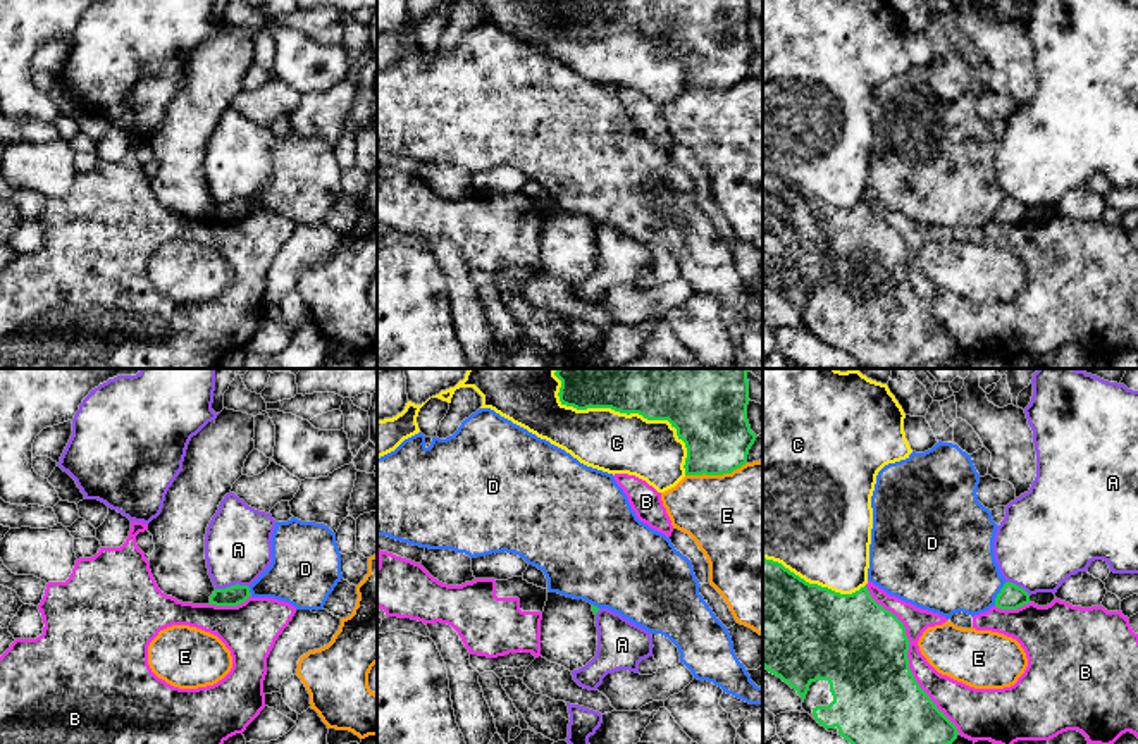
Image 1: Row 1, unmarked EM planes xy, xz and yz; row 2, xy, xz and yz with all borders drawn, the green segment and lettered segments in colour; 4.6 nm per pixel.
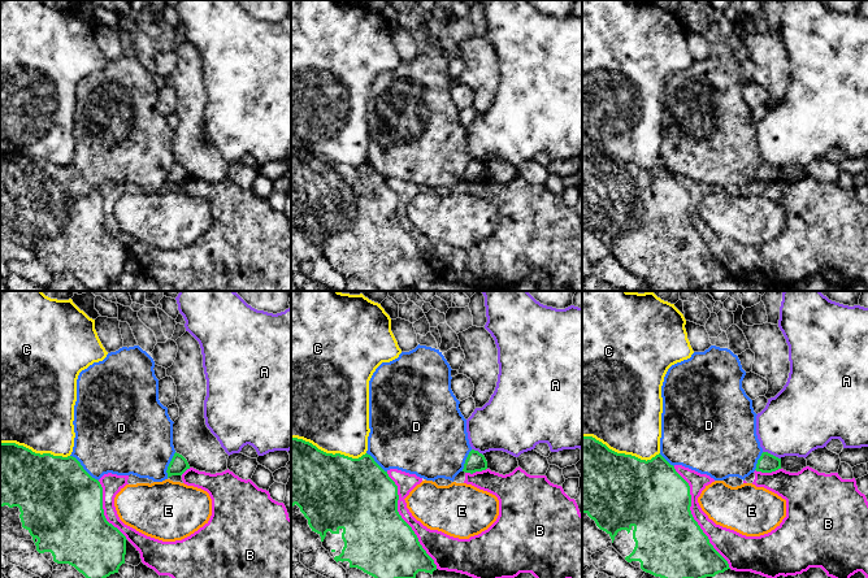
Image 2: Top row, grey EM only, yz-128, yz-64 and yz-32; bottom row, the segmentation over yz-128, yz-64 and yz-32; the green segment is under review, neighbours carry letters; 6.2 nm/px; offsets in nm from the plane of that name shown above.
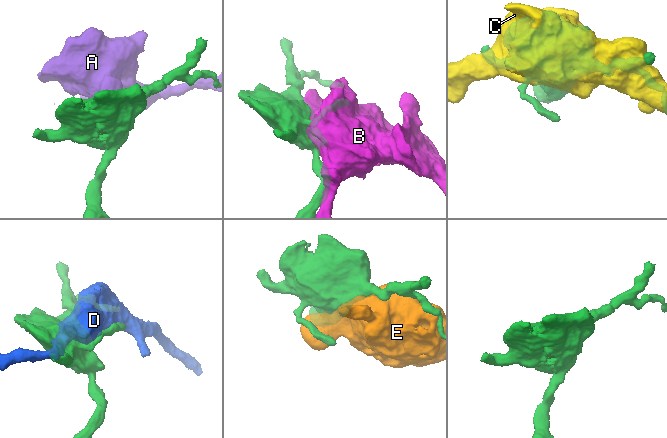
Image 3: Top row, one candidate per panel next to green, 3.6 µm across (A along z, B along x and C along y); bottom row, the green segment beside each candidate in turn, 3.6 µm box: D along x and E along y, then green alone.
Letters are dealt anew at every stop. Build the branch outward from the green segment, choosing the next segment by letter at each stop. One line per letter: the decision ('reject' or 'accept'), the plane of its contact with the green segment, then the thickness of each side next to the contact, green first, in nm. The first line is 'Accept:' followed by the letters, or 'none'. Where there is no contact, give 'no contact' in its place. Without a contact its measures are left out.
Accept: none
A: reject; contact in xy; calibres 100 and 320 nm
B: reject; contact in yz; calibres 440 and 150 nm
C: reject; contact in xz; calibres 460 and 280 nm
D: reject; contact in yz; calibres 120 and 400 nm
E: reject; contact in xz; calibres 320 and 460 nm

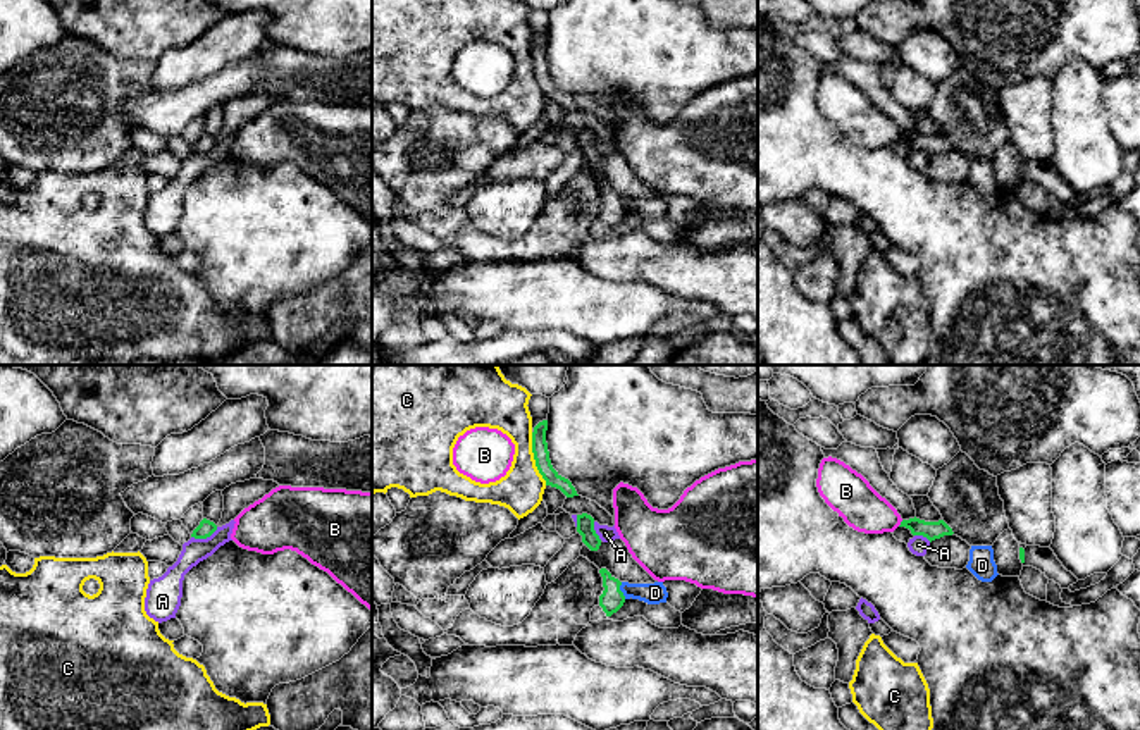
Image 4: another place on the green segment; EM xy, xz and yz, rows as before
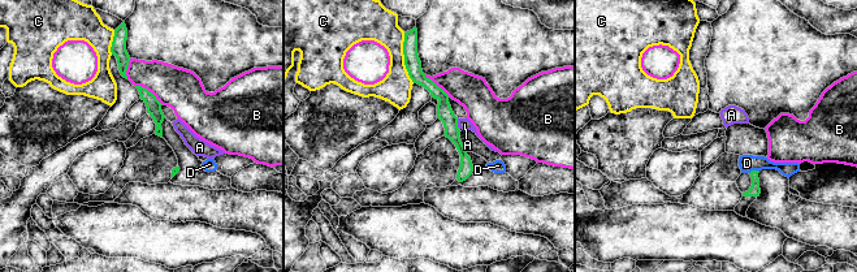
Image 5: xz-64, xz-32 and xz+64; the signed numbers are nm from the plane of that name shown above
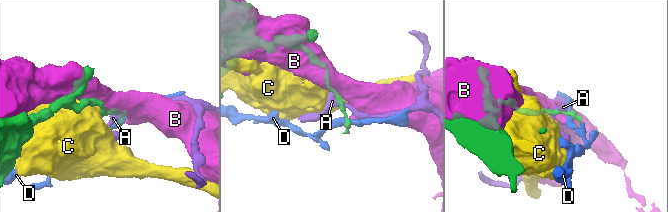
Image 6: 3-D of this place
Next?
Accept: none
A: reject; contact in xy; calibres 80 and 110 nm
B: reject; contact in yz; calibres 90 and 200 nm
C: reject; contact in xz; calibres 80 and 200 nm
D: reject; contact in xz; calibres 110 and 100 nm

